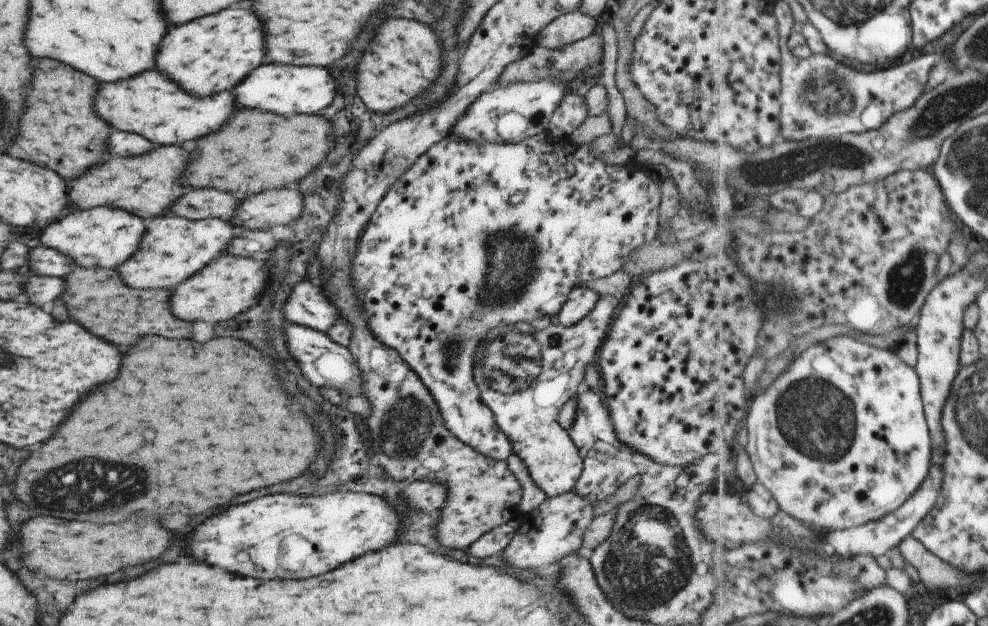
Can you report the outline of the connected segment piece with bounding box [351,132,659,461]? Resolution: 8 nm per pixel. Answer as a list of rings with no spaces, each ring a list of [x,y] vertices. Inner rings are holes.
[[[546,132],[515,144],[498,140],[475,144],[447,134],[421,154],[391,184],[360,234],[357,248],[353,252],[355,256],[351,258],[351,286],[358,290],[358,297],[365,308],[365,322],[373,338],[377,338],[384,346],[393,348],[411,372],[415,372],[415,376],[431,394],[443,426],[456,440],[479,452],[481,456],[489,456],[491,460],[505,461],[511,455],[511,442],[495,426],[492,413],[481,401],[479,388],[475,384],[480,348],[488,341],[490,335],[508,328],[520,327],[520,323],[529,324],[536,316],[548,316],[553,320],[565,303],[566,295],[574,287],[621,271],[629,254],[653,239],[657,232],[659,186],[655,181],[656,175],[645,165],[633,160],[621,166],[605,164],[599,154],[590,150],[589,144],[575,144],[569,138],[559,140]]]

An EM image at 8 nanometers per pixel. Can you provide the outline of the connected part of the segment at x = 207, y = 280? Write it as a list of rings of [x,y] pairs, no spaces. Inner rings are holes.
[[[229,254],[219,255],[211,260],[205,268],[189,276],[183,283],[171,288],[169,298],[169,312],[187,322],[219,322],[219,320],[231,320],[237,314],[251,308],[251,304],[257,300],[259,292],[265,286],[265,280],[270,274],[268,265],[252,258],[230,256]]]

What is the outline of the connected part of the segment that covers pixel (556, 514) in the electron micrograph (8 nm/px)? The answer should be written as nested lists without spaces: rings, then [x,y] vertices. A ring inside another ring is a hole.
[[[575,490],[547,497],[533,512],[528,512],[509,544],[501,552],[503,562],[515,570],[533,570],[561,560],[563,556],[577,552],[581,548],[581,538],[595,518],[593,502],[589,498],[577,496]],[[529,513],[529,514],[528,514]]]

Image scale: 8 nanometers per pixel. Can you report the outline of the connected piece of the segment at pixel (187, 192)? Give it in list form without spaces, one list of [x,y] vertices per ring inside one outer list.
[[[183,188],[183,194],[171,204],[170,215],[186,220],[217,218],[228,221],[237,200],[231,194],[213,188]]]

